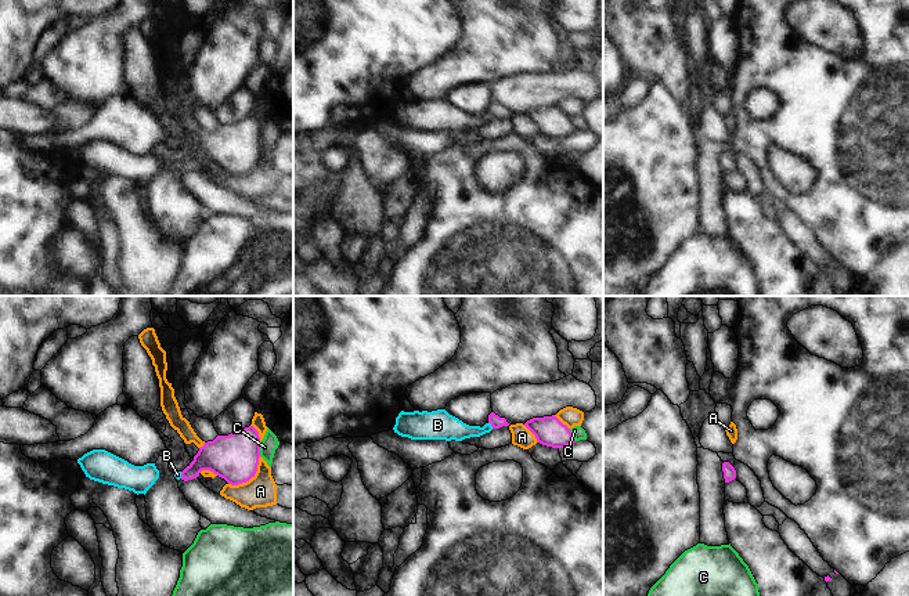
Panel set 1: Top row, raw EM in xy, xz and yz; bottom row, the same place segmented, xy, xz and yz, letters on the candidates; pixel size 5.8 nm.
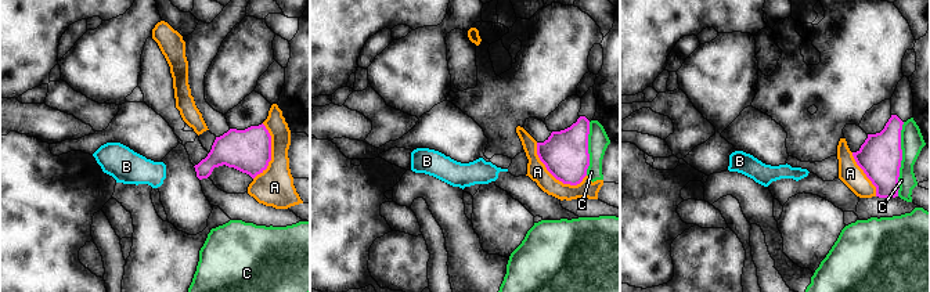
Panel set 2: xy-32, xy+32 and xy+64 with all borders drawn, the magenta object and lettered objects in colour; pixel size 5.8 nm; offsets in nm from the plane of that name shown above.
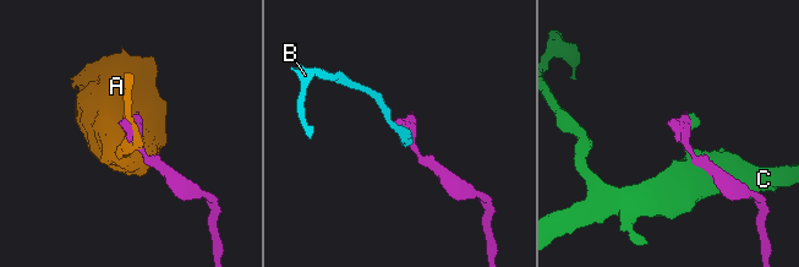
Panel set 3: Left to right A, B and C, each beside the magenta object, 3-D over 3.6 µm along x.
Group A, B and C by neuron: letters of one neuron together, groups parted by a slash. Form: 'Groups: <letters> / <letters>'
Groups: A / B / C

